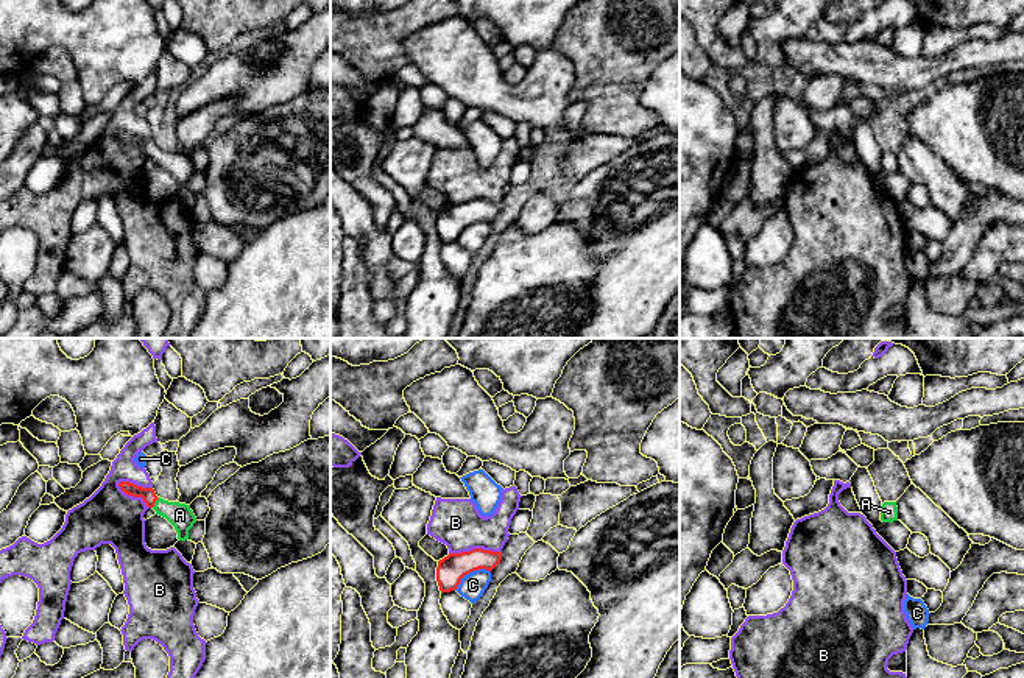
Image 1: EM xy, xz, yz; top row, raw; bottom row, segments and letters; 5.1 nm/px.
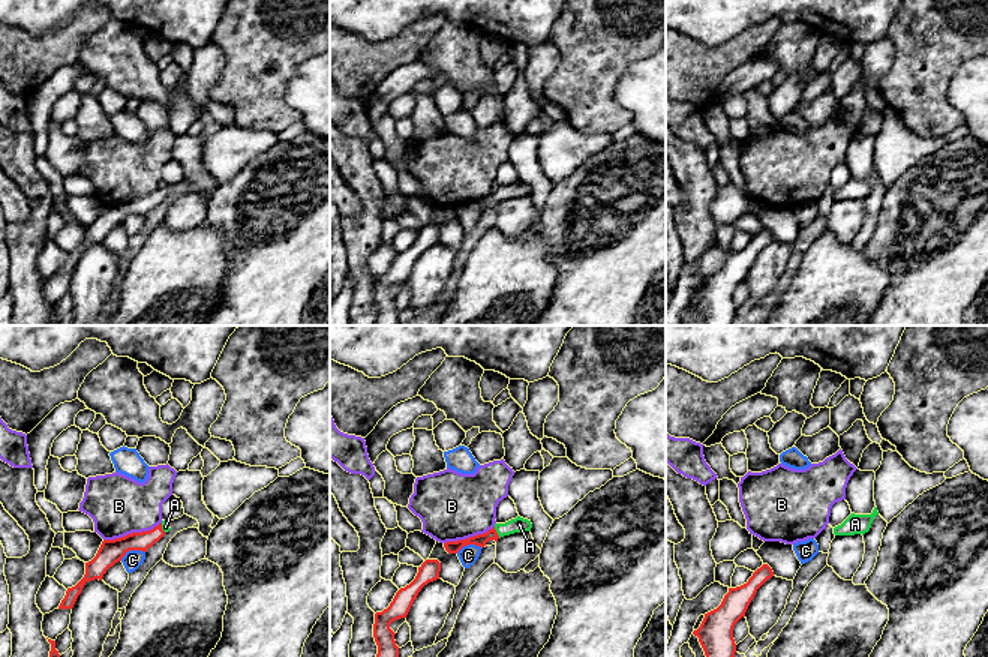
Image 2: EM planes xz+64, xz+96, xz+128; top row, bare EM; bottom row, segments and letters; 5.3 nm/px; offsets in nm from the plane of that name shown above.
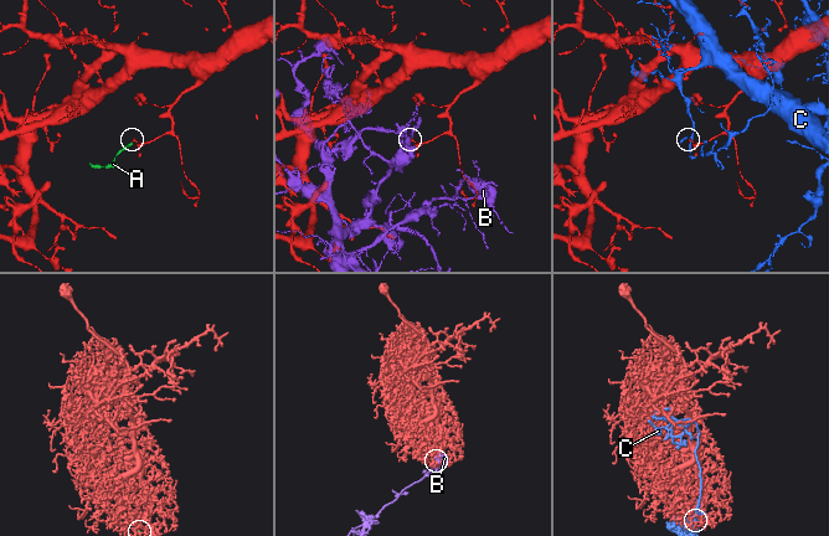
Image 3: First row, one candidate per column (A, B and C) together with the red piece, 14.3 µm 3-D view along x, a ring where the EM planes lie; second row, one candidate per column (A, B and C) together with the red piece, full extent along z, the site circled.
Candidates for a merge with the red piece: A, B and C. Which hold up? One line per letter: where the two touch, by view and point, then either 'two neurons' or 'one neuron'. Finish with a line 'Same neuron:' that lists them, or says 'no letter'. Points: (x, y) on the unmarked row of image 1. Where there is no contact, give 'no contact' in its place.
A: xy (155, 153) | one neuron
B: xy (133, 147) | two neurons
C: xz (469, 223) | two neurons
Same neuron: A

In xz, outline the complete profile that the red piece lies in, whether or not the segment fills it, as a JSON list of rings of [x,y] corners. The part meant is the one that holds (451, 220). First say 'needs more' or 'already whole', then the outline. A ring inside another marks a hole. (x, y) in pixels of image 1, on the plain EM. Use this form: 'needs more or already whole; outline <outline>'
already whole; outline [[[472,200],[461,204],[449,204],[438,212],[436,232],[441,245],[455,242],[461,229],[474,221],[493,221],[502,210],[502,203]]]

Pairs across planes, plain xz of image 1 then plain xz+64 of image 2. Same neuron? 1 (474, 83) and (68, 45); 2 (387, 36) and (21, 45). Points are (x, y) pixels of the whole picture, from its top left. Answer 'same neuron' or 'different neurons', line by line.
1: different neurons
2: same neuron

